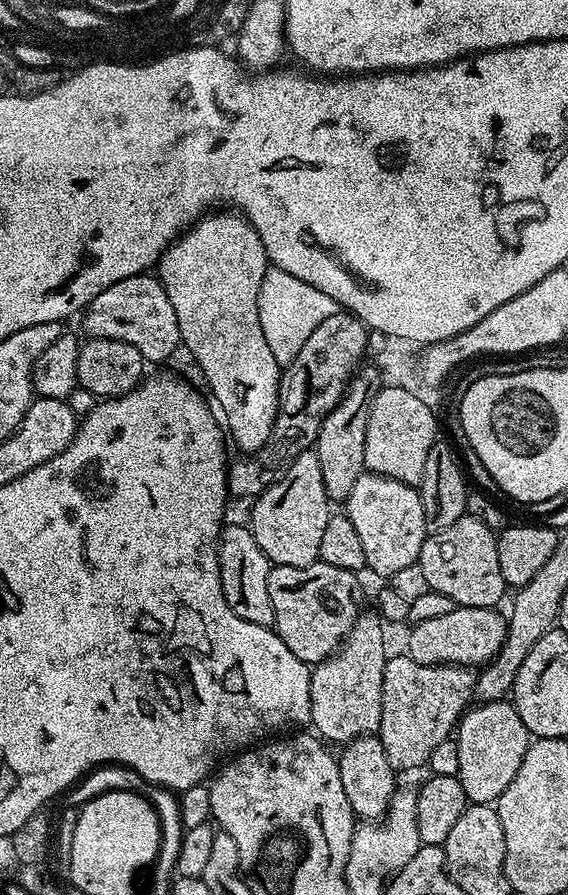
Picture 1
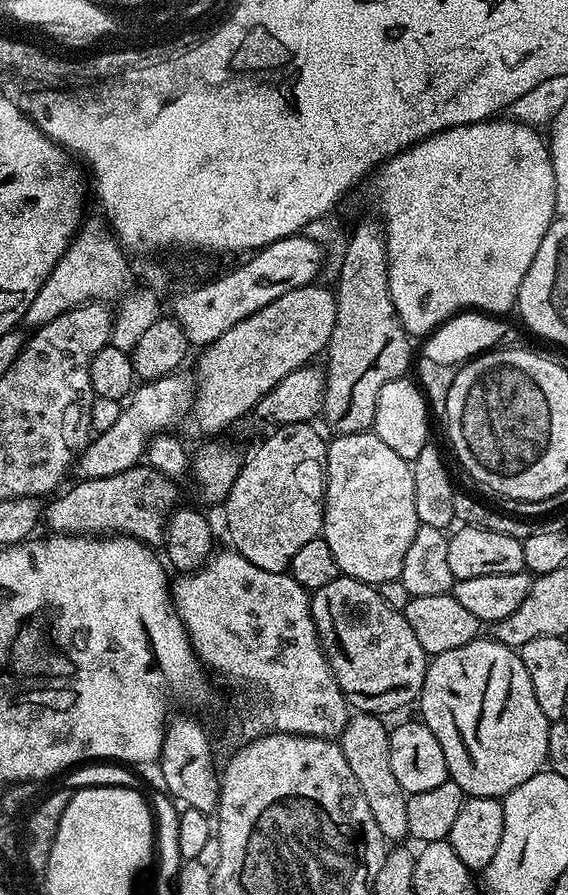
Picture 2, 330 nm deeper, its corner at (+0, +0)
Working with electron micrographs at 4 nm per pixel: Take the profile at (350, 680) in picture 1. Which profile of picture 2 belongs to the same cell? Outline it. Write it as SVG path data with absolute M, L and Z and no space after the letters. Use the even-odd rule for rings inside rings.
M356 712L349 715L348 725L338 737L338 743L346 763L350 766L354 778L358 778L358 786L362 794L366 794L366 803L370 805L370 814L374 814L374 822L378 822L378 830L382 830L385 841L400 842L408 836L406 826L406 802L408 796L398 786L398 778L394 778L394 770L390 770L390 742L388 741L389 725L384 725L379 715L370 712Z

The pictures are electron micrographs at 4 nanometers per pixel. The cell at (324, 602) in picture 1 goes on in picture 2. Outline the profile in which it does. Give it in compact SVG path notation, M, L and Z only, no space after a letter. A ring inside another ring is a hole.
M342 574L327 586L315 589L310 599L314 626L316 633L320 635L324 653L328 655L328 665L332 668L342 694L356 712L396 712L419 697L430 657L422 650L418 638L414 638L414 630L410 630L410 622L406 622L403 612L382 602L379 587Z

